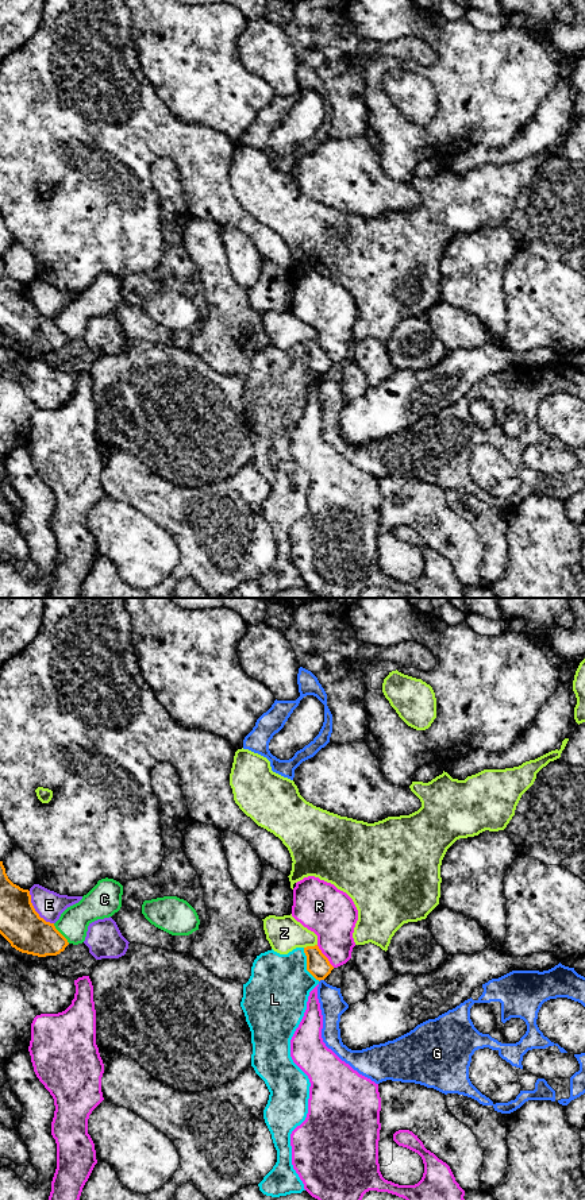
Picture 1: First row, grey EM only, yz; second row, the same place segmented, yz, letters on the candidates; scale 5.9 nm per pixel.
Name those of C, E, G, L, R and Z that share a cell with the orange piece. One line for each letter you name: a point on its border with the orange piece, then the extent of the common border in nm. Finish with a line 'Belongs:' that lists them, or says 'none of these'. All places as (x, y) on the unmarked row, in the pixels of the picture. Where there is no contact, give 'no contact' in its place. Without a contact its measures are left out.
L: meets orange in yz at (307, 361); contact 220 nm long
Belongs: L

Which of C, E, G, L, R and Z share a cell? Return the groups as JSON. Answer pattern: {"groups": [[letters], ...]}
{"groups": [["C"], ["E"], ["G"], ["L"], ["R"], ["Z"]]}

